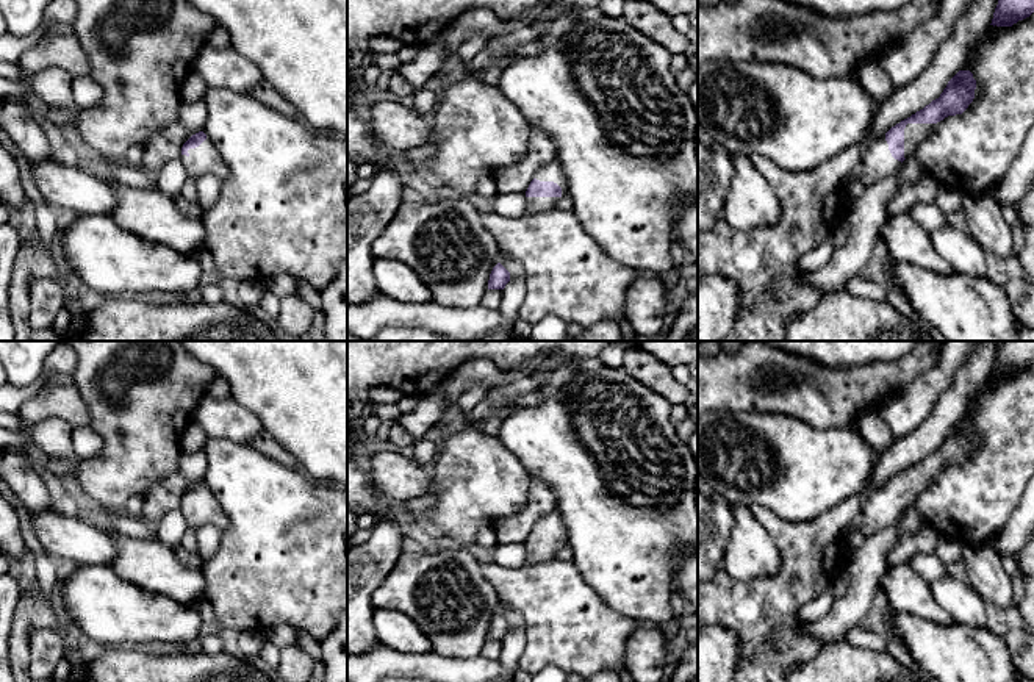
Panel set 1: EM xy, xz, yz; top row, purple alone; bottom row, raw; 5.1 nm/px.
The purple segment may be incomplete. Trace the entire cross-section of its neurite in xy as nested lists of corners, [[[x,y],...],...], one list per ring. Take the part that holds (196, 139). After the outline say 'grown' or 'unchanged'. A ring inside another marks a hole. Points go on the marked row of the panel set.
[[[203,131],[192,135],[181,147],[180,156],[188,175],[199,178],[202,175],[216,175],[221,181],[228,178],[228,169],[213,142]]] | grown

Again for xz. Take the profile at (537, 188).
[[[557,160],[543,166],[530,181],[527,197],[527,216],[554,210],[558,199],[566,196],[568,181]]] | grown

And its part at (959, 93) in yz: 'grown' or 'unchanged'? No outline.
grown

